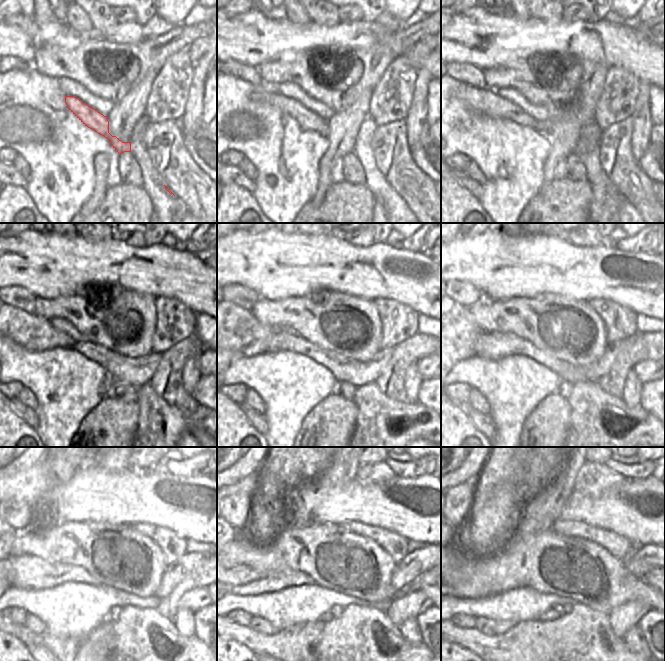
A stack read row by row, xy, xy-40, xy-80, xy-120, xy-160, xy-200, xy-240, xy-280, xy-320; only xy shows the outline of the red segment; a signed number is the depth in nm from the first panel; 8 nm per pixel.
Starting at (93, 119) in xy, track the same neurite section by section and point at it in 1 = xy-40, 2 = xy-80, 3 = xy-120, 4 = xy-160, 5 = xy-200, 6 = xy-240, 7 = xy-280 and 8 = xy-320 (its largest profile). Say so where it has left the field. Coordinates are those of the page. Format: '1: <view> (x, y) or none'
1: xy-40 (307, 119)
2: xy-80 (486, 101)
3: xy-120 (30, 331)
4: xy-160 (237, 332)
5: xy-200 (461, 331)
6: xy-240 (13, 533)
7: xy-280 (237, 533)
8: xy-320 (461, 530)

